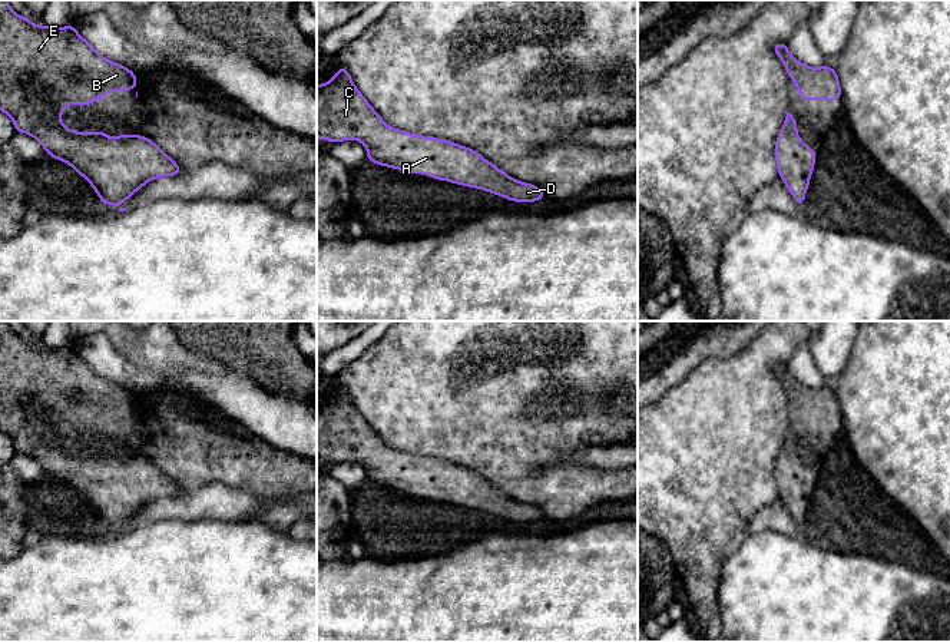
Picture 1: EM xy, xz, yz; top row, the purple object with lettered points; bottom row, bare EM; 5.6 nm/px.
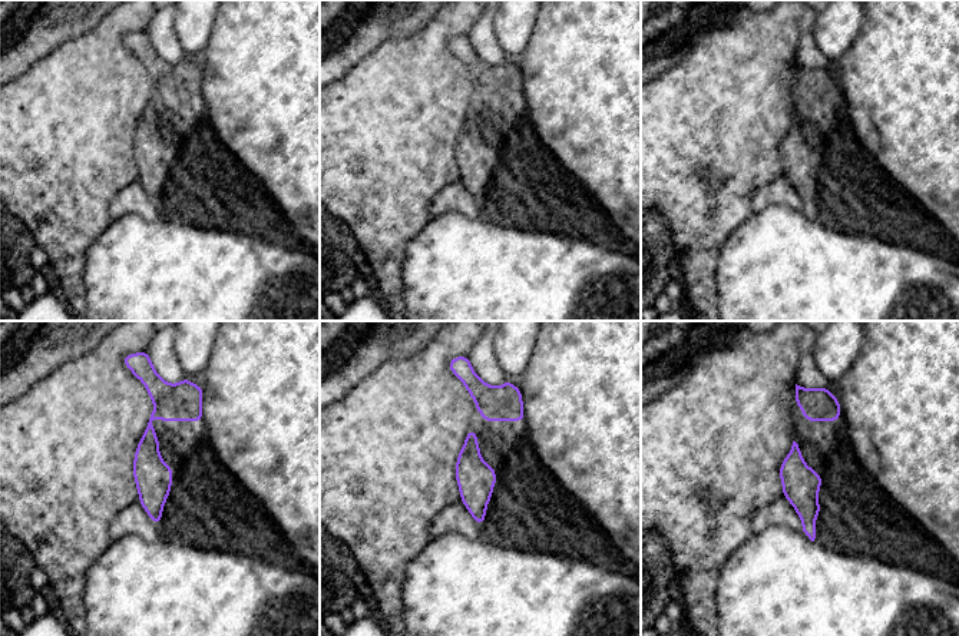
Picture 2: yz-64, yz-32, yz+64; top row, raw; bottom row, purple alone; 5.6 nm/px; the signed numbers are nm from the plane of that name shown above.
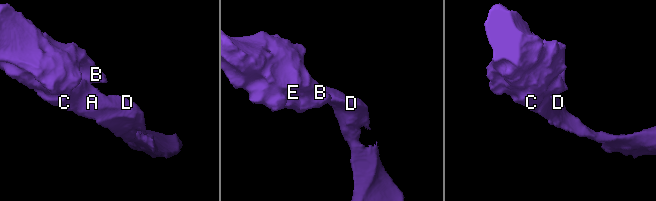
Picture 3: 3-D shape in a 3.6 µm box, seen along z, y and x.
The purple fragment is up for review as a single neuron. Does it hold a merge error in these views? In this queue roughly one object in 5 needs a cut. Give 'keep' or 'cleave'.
keep

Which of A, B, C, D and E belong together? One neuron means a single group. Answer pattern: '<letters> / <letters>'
A B C D E

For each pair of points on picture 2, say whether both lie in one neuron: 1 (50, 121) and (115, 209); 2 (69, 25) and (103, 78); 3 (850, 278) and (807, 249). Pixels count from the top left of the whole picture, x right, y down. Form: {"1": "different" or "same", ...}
{"1": "different", "2": "different", "3": "same"}

